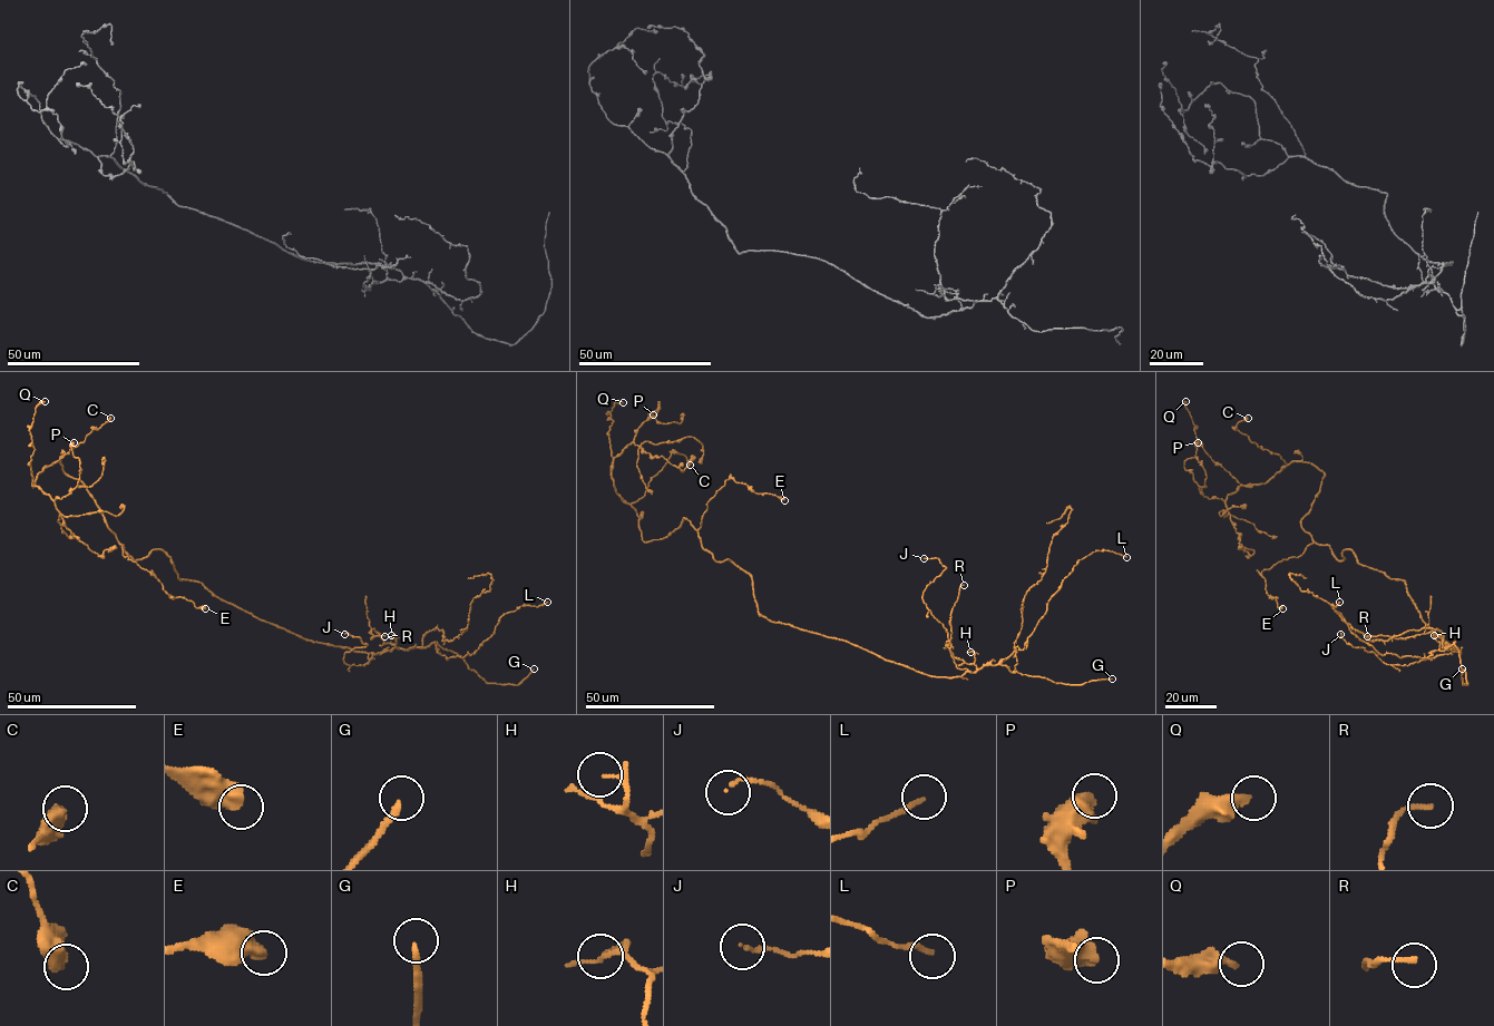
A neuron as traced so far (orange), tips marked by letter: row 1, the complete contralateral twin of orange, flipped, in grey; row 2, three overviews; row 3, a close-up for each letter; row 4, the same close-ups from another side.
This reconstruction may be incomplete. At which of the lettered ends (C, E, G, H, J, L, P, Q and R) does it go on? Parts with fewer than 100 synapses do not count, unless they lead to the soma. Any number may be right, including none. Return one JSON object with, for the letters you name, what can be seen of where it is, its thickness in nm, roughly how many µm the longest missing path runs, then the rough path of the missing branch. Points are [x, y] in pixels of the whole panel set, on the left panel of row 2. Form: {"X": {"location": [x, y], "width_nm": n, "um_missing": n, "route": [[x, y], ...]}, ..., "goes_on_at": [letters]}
{"G": {"location": [534, 668], "width_nm": 200, "um_missing": 60}, "goes_on_at": ["G"]}

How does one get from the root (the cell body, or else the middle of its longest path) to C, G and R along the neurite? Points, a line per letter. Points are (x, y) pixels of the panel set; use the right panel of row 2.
C: (1406, 586), (1349, 549), (1338, 560), (1314, 540), (1301, 519), (1325, 474), (1252, 442), (1236, 429), (1248, 418)
G: (1406, 586), (1422, 619), (1454, 647), (1447, 647), (1455, 643), (1466, 684), (1463, 684), (1462, 668)
R: (1406, 586), (1422, 619), (1460, 654), (1446, 646), (1437, 628), (1405, 638), (1367, 636)

